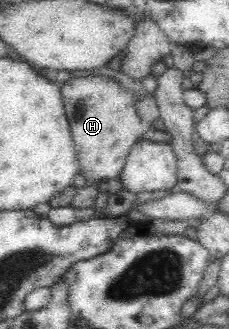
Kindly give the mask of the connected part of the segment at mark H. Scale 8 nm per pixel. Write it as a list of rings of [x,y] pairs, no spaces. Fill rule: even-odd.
[[[99,75],[70,77],[60,85],[60,93],[64,101],[64,113],[70,123],[80,174],[86,177],[89,185],[114,180],[115,177],[120,176],[132,146],[141,139],[144,132],[140,116],[137,114],[134,96],[113,77]]]

